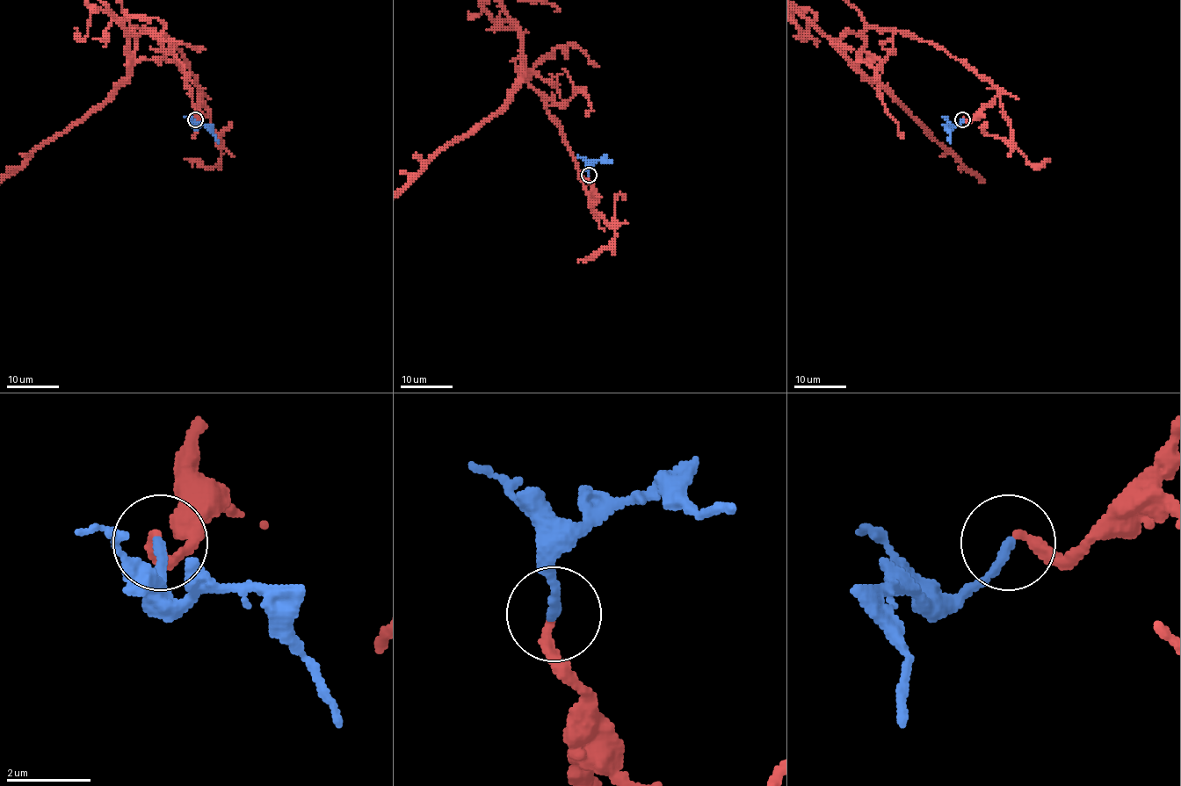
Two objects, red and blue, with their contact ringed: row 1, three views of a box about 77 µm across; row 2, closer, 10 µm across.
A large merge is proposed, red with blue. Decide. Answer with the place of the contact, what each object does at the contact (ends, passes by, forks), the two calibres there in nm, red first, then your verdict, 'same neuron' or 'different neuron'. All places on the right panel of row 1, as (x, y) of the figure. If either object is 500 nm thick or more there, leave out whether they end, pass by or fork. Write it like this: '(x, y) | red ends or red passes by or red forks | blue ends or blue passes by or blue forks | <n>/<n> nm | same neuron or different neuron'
(962, 119) | red ends | blue ends | 240/240 nm | same neuron

